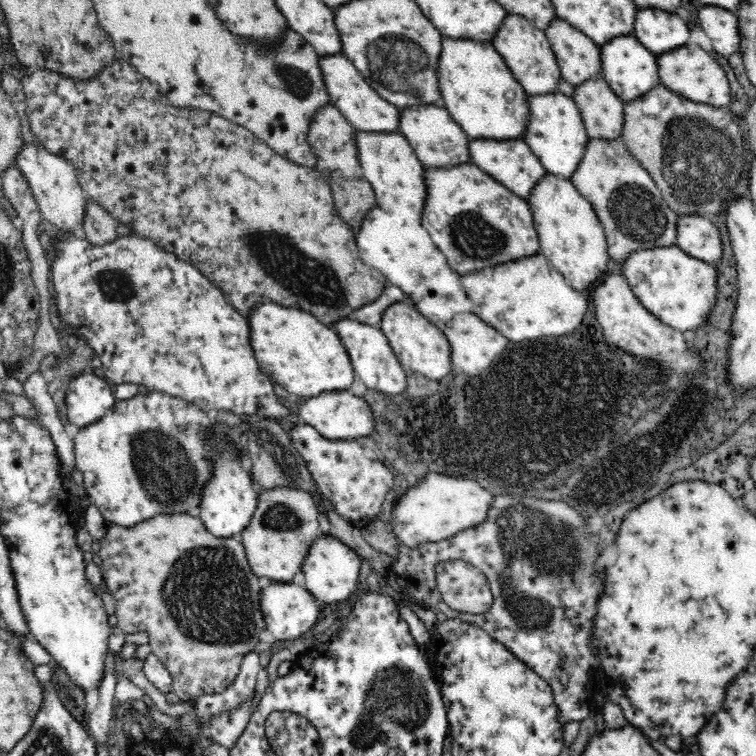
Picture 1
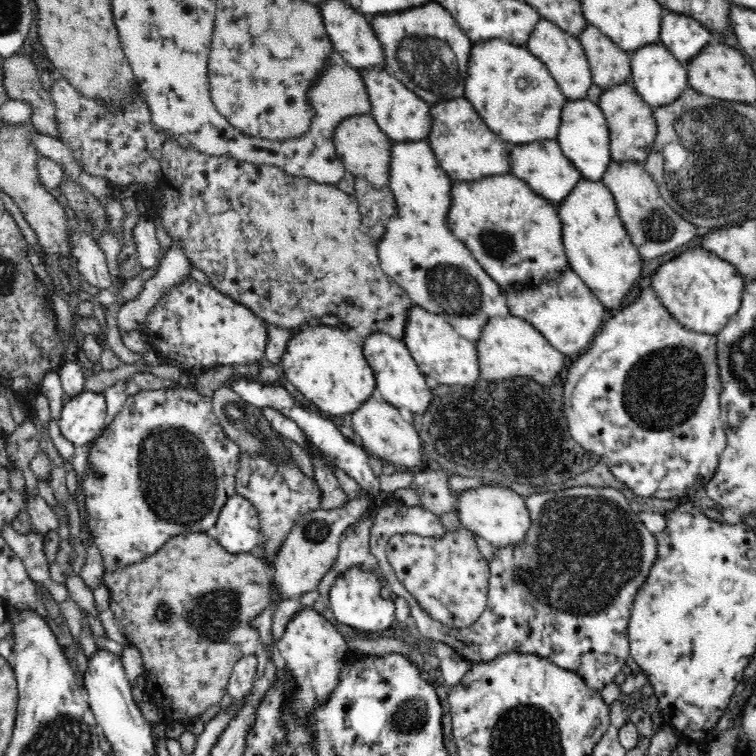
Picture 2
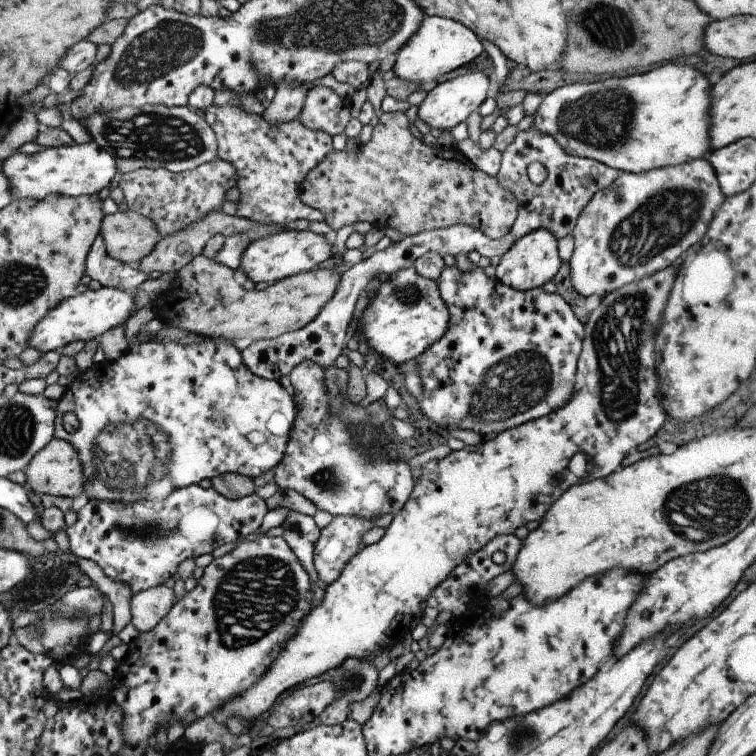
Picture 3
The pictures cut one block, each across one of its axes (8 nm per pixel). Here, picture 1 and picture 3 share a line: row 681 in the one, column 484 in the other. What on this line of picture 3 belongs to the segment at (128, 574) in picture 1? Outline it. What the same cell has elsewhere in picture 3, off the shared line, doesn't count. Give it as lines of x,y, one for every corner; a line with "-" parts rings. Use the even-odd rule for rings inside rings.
383,113
373,127
370,140
362,143
358,152
338,152
334,149
300,184
300,200
319,210
335,231
356,222
370,222
378,228
393,227
406,236
422,231
468,224
480,228
491,239
504,238
519,213
517,194
504,188
497,177
482,172
459,149
442,149
438,144
427,145
410,132
406,114

